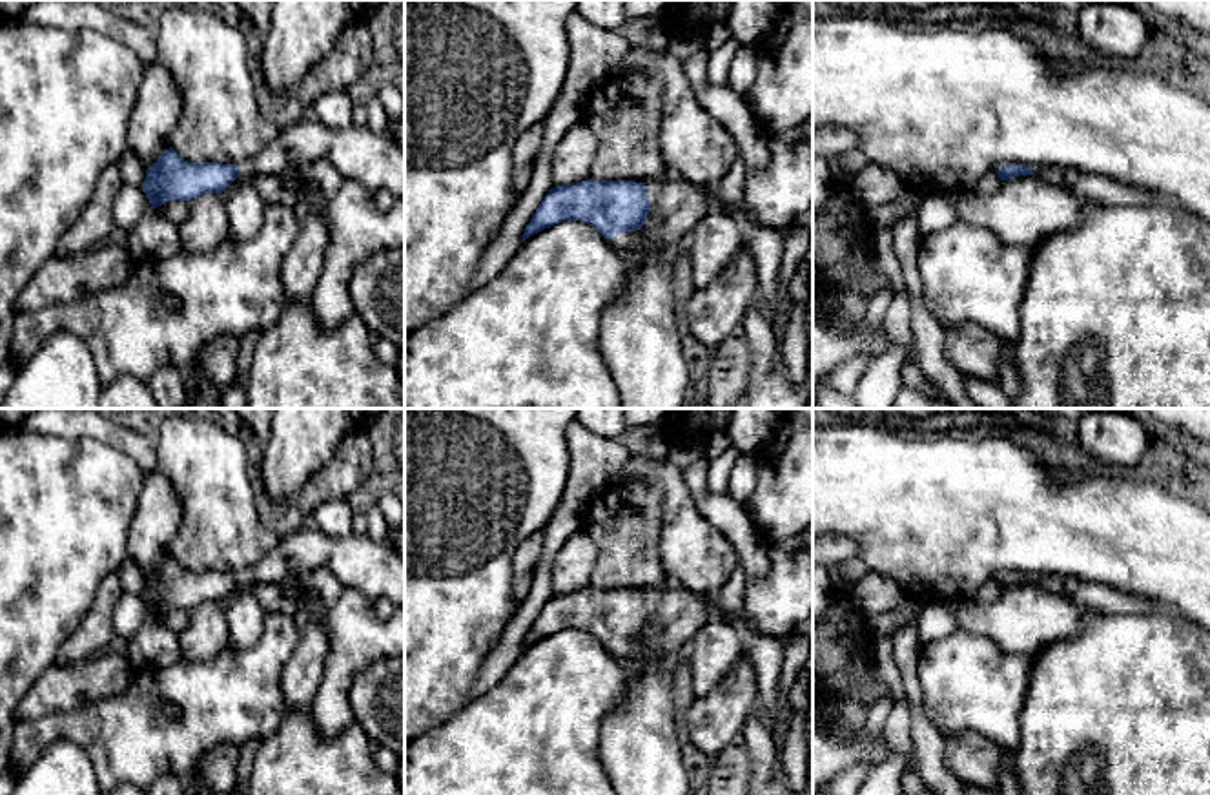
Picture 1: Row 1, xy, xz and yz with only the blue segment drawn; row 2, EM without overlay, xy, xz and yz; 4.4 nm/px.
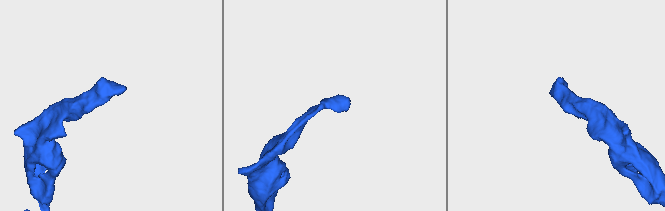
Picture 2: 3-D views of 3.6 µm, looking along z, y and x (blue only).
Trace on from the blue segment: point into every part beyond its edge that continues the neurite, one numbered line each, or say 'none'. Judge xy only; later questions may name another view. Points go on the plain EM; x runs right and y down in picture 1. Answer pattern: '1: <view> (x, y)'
1: xy (376, 569)

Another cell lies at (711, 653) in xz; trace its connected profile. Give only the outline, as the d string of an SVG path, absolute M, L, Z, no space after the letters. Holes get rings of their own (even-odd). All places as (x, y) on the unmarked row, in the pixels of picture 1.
M705 624L683 649L691 667L694 695L709 695L734 667L743 649L745 638L736 624Z

